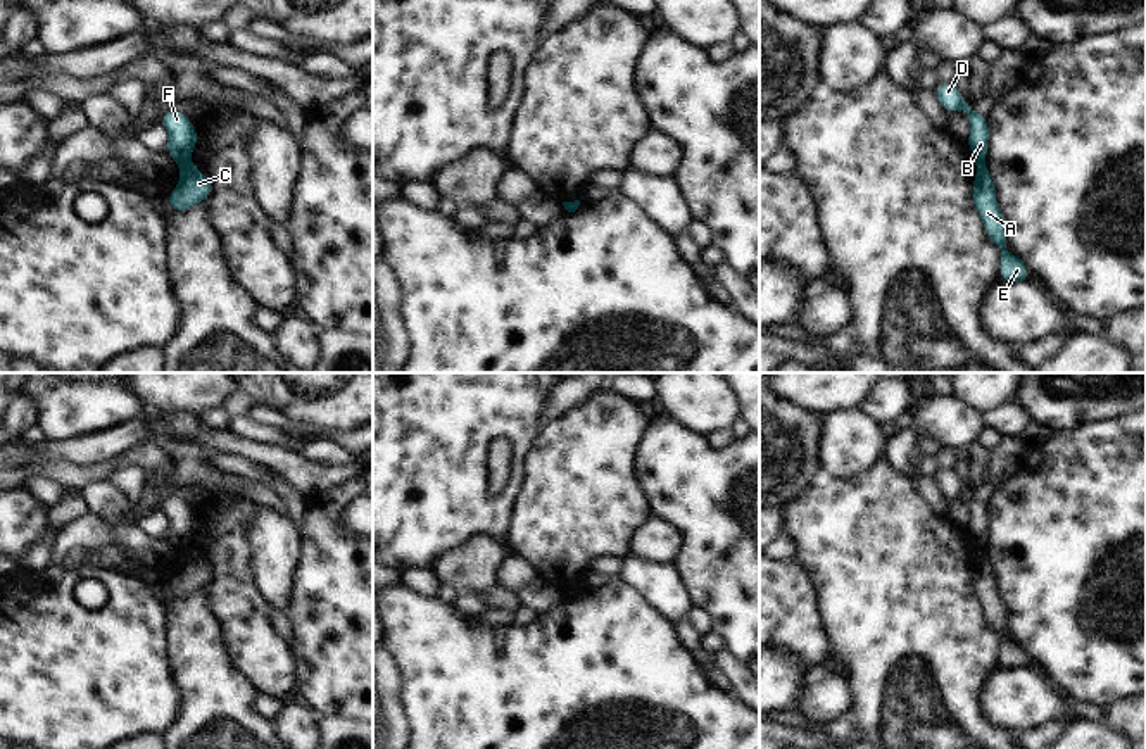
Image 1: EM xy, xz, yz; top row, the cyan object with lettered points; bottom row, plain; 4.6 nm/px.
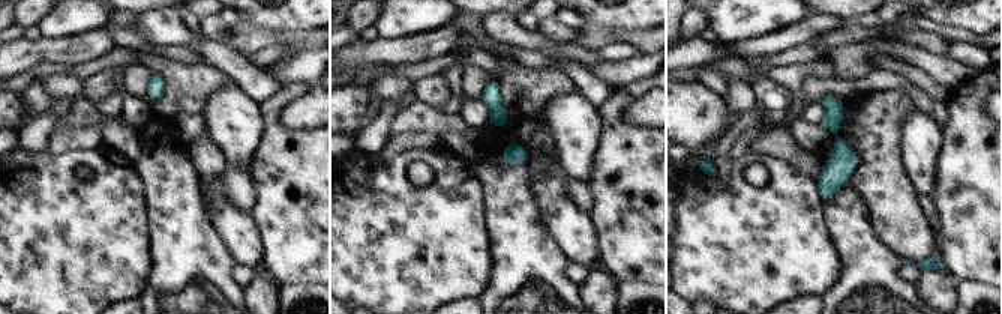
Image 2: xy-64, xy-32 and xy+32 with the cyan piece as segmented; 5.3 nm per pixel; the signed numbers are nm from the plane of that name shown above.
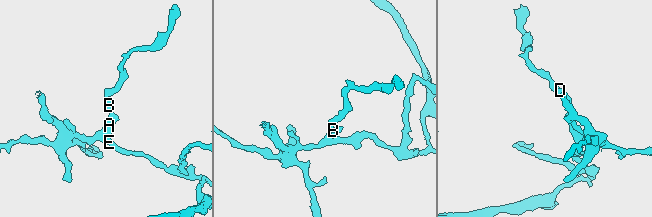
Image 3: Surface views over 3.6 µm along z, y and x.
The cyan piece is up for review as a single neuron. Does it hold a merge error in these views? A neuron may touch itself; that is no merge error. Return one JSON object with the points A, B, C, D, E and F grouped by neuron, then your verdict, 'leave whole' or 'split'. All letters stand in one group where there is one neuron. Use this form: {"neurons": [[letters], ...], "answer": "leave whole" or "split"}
{"neurons": [["A", "C", "E"], ["B", "D", "F"]], "answer": "split"}

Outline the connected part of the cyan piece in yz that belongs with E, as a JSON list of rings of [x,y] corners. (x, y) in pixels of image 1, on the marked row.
[[[975,162],[977,178],[972,181],[972,202],[982,219],[991,242],[1001,250],[999,280],[1003,283],[1023,283],[1030,273],[1023,261],[1006,249],[1006,221],[996,200],[996,185],[985,162]]]

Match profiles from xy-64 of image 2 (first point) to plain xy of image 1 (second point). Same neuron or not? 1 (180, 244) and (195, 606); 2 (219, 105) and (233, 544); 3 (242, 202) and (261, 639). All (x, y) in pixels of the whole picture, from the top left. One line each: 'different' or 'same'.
1: same
2: different
3: different

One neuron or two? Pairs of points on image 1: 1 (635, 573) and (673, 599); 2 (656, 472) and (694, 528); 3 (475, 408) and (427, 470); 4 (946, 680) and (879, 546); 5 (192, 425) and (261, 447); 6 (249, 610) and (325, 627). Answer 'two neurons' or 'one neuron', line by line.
1: one neuron
2: one neuron
3: one neuron
4: one neuron
5: one neuron
6: two neurons

